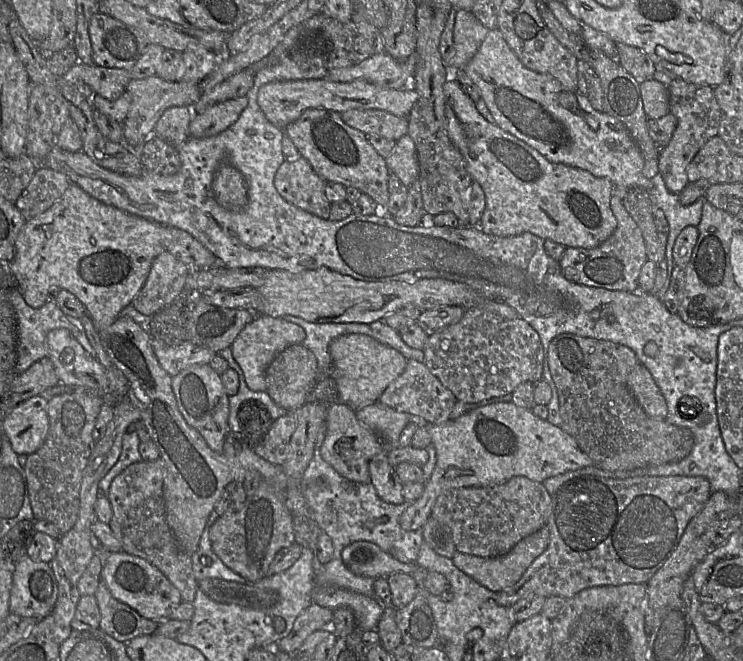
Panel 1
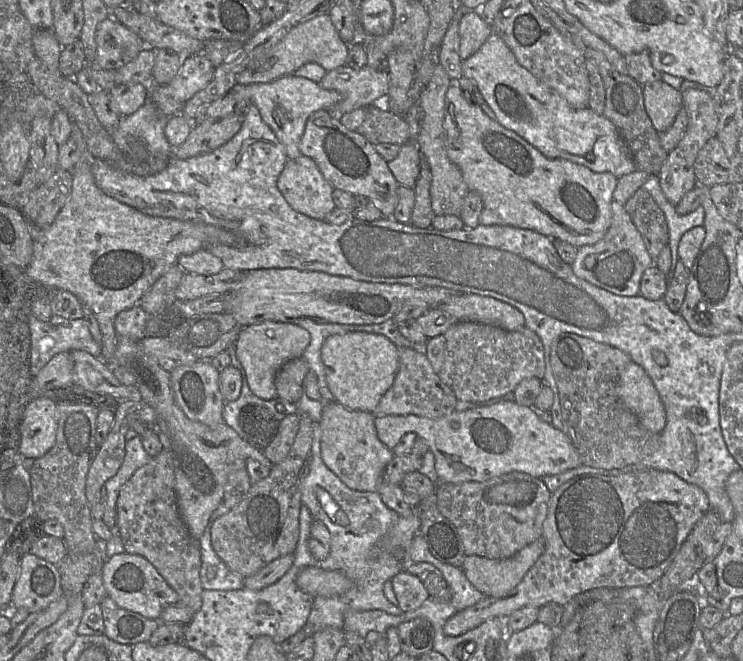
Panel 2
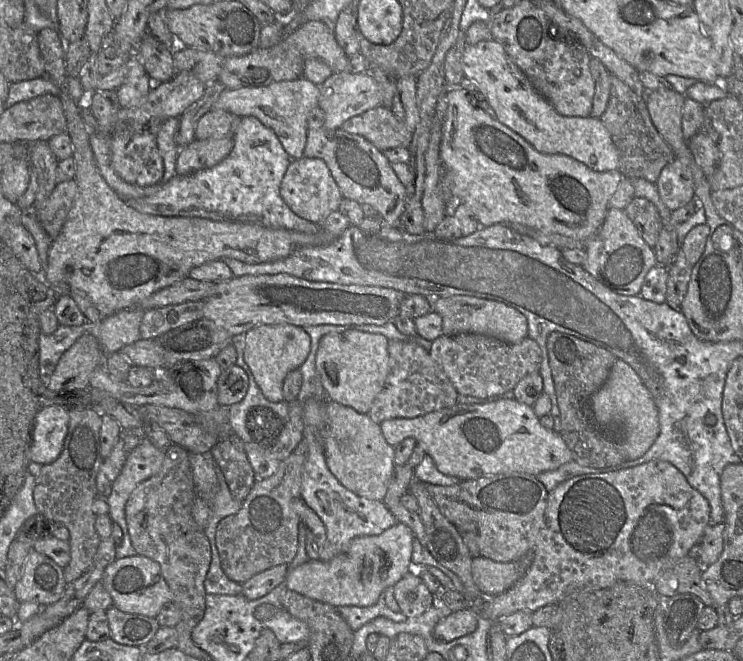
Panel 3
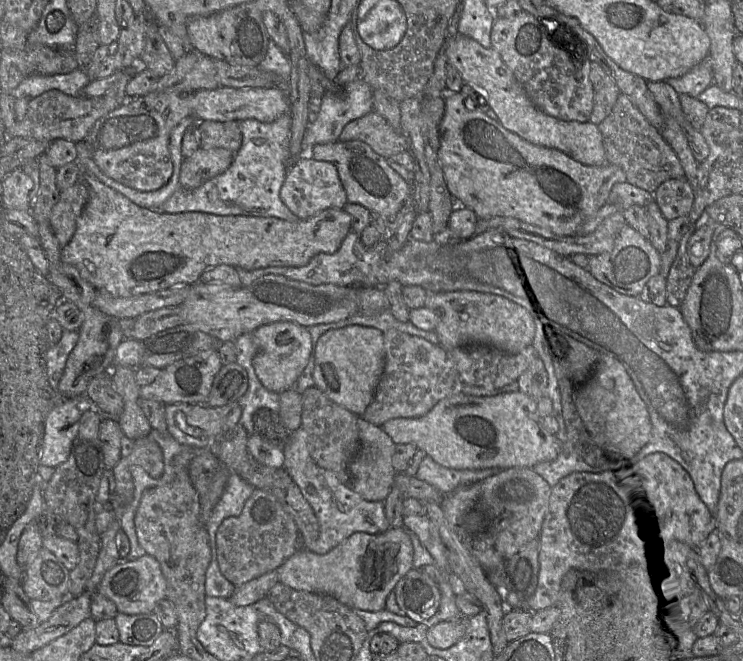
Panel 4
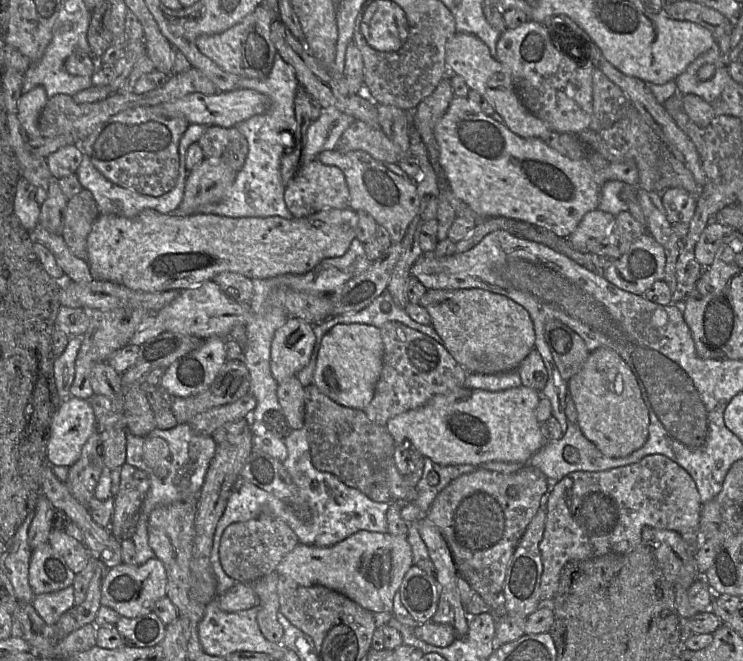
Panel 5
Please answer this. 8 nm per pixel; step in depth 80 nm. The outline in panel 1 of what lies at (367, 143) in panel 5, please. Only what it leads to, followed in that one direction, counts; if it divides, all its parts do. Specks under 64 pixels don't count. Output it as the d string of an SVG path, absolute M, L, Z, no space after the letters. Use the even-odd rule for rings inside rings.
M350 109L341 113L342 121L365 135L376 134L388 140L397 141L408 132L407 117L397 117L379 109Z

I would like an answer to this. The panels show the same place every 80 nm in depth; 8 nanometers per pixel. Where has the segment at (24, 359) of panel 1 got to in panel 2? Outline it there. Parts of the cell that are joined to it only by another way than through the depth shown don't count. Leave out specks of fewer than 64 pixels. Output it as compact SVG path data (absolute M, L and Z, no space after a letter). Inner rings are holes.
M32 313L30 328L30 369L35 376L53 356L76 349L101 358L101 345L97 343L84 319L67 319L53 314L48 321L41 321Z

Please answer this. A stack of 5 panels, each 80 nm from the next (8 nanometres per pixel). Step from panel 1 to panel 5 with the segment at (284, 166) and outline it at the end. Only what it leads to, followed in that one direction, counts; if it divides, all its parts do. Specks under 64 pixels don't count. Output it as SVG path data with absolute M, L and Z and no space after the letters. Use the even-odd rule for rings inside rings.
M316 159L302 163L284 190L286 207L295 218L306 217L327 209L349 208L349 197L349 188L343 172Z

